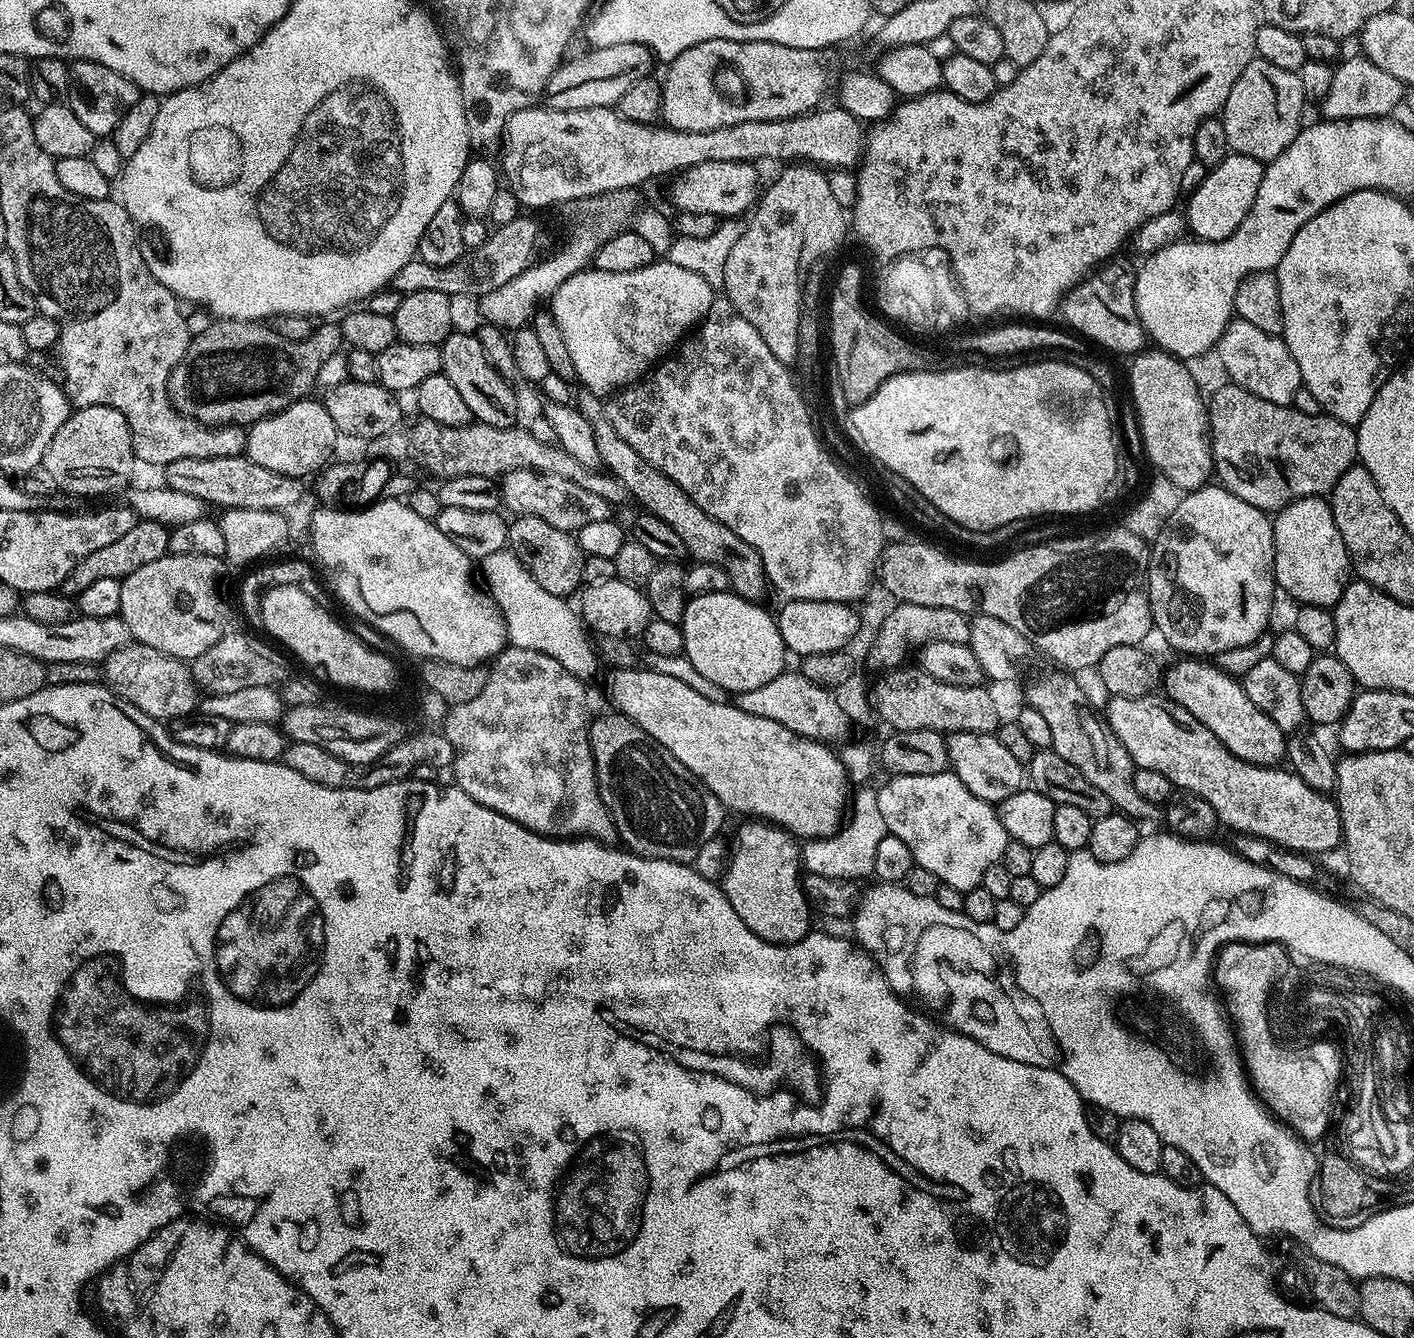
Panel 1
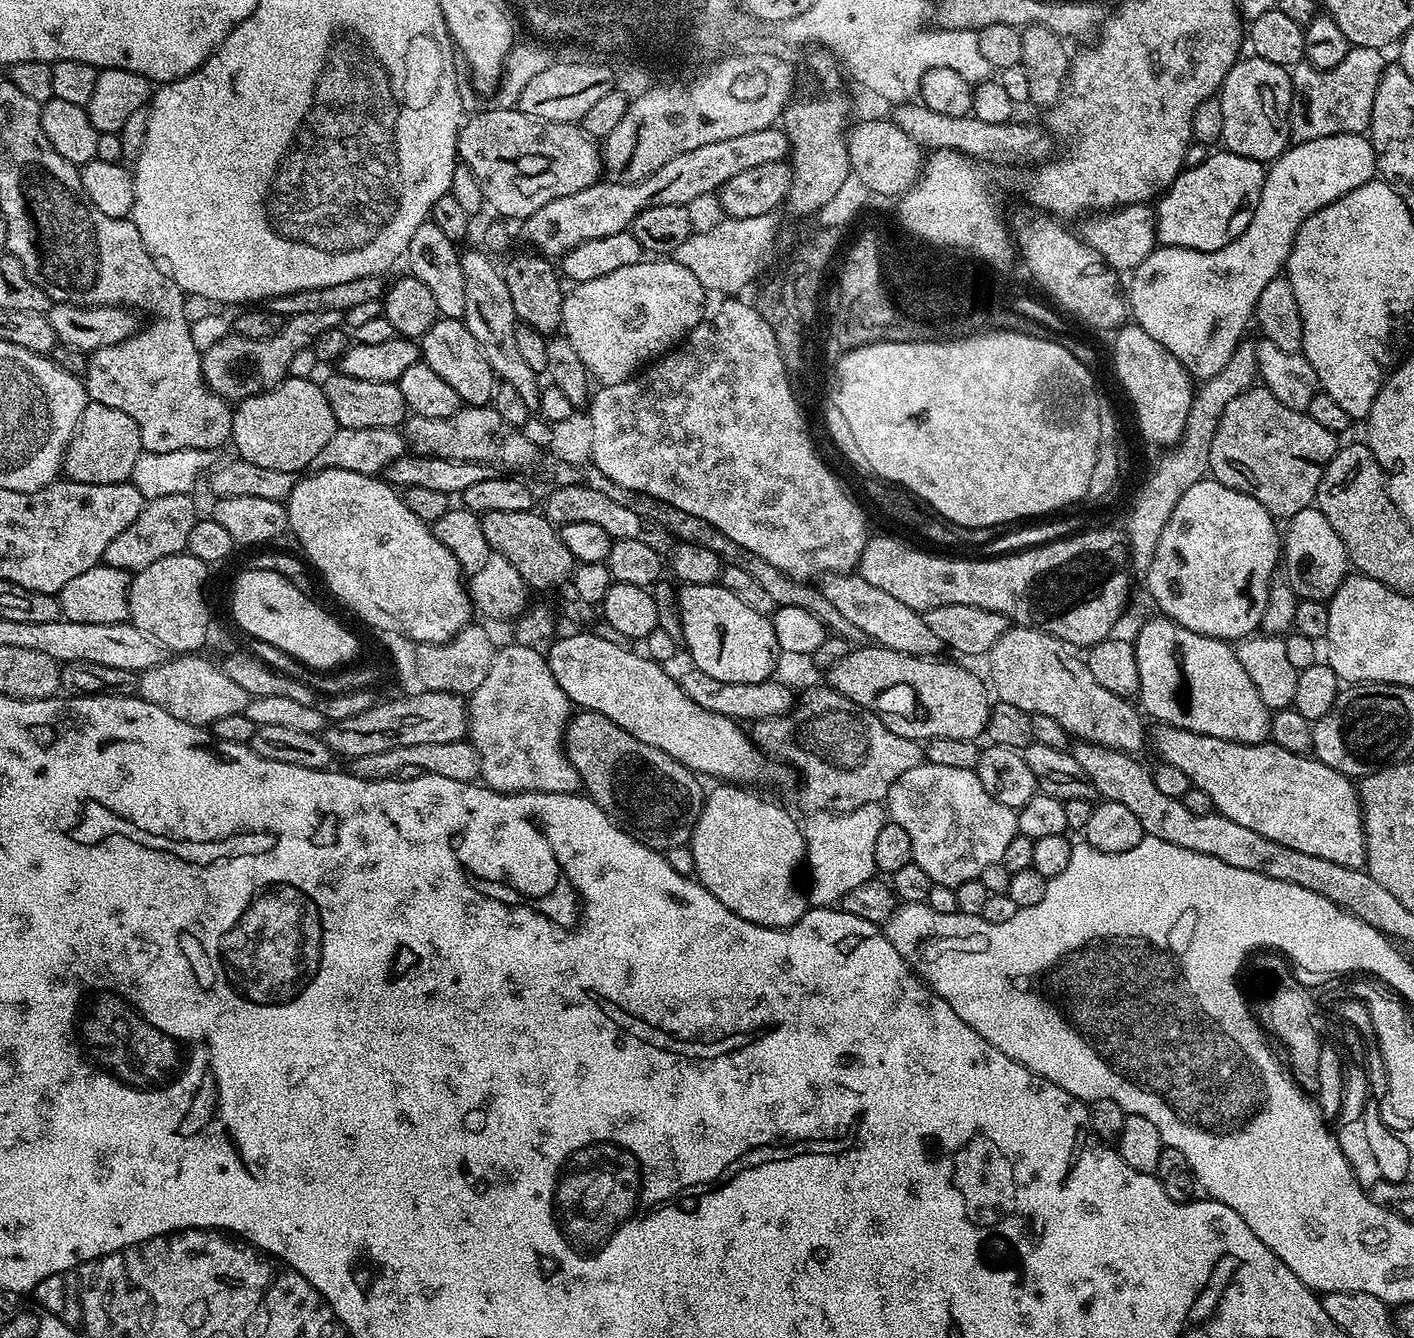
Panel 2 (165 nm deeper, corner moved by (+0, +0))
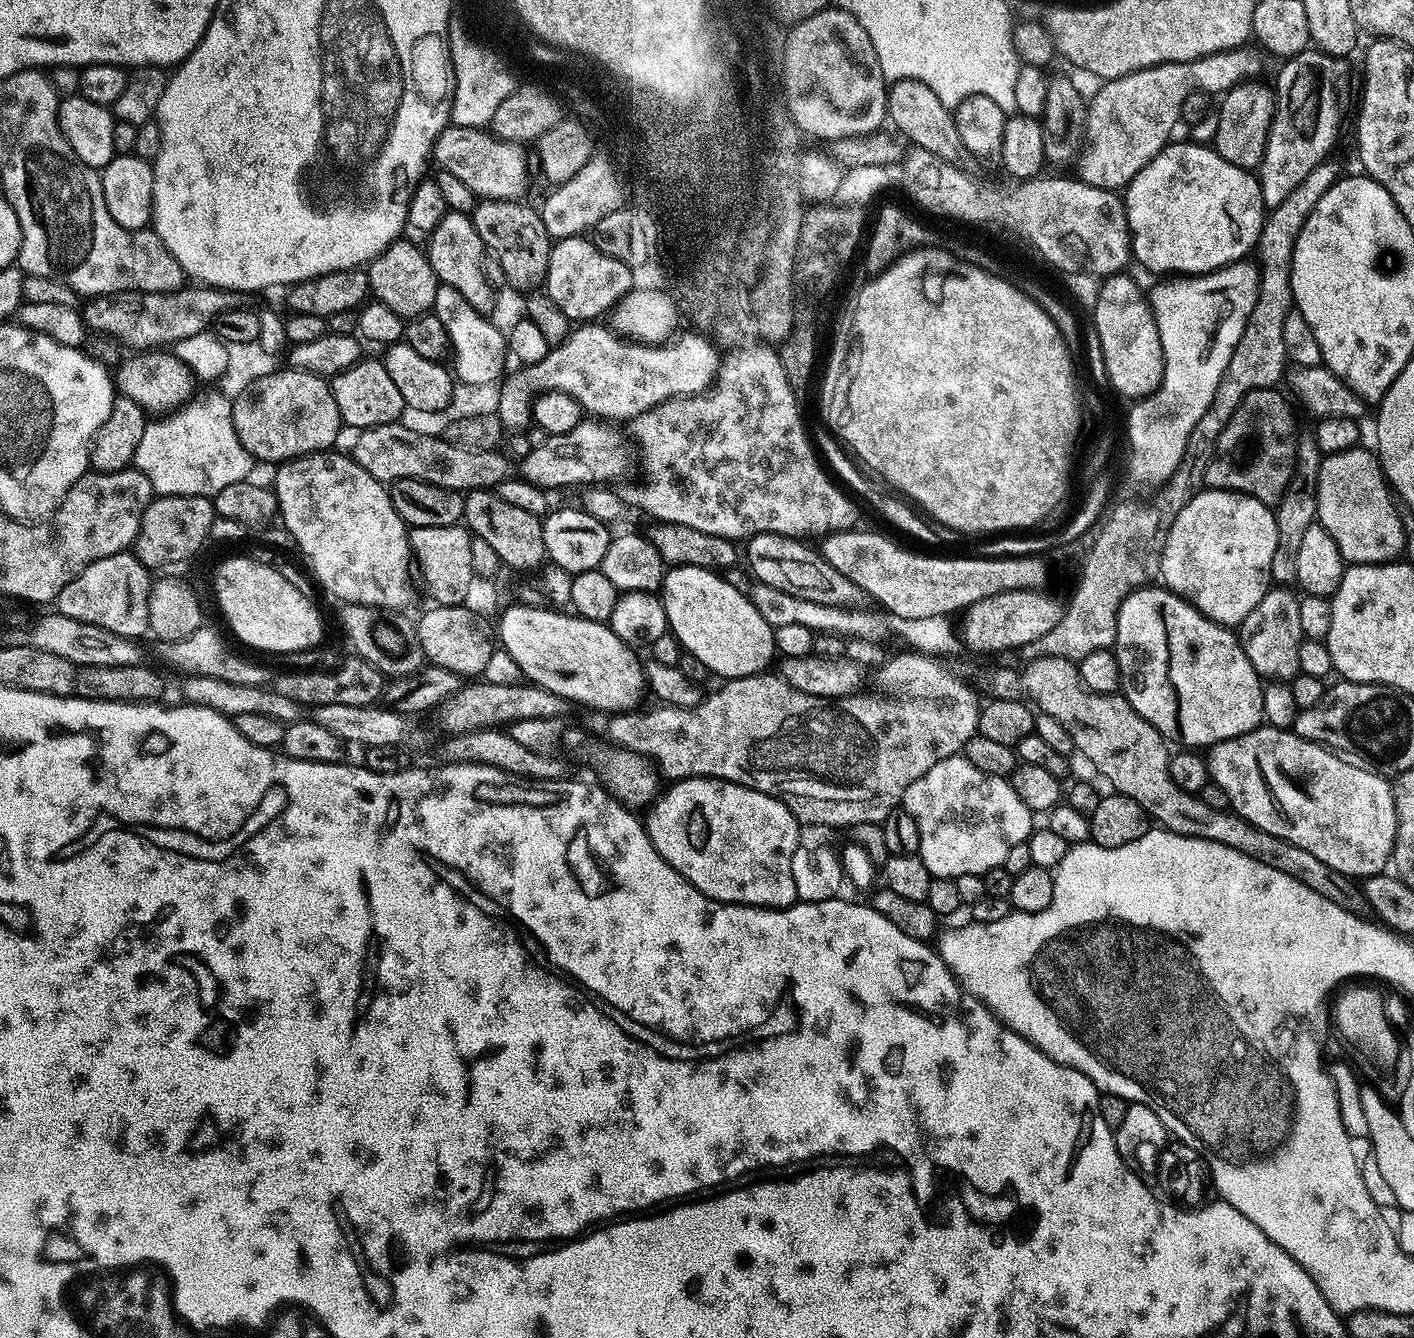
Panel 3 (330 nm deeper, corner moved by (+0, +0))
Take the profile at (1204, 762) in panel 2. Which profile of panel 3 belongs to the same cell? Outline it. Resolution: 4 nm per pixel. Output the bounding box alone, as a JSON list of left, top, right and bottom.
[1207,726,1396,878]

